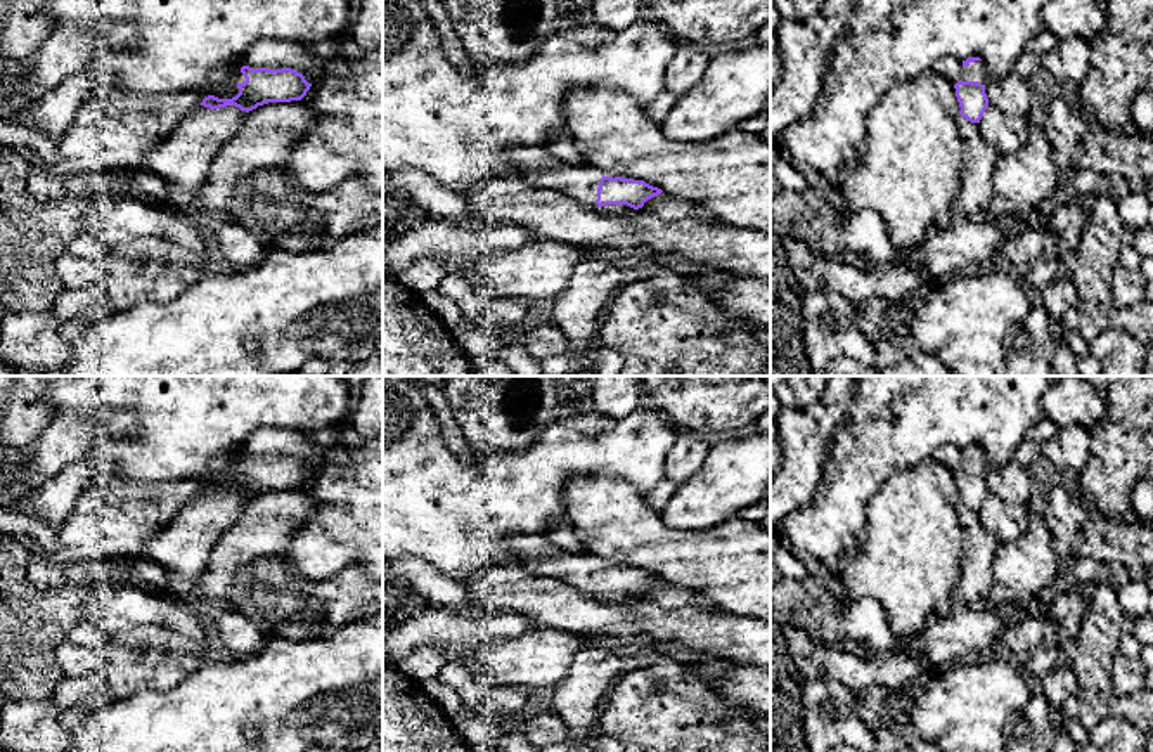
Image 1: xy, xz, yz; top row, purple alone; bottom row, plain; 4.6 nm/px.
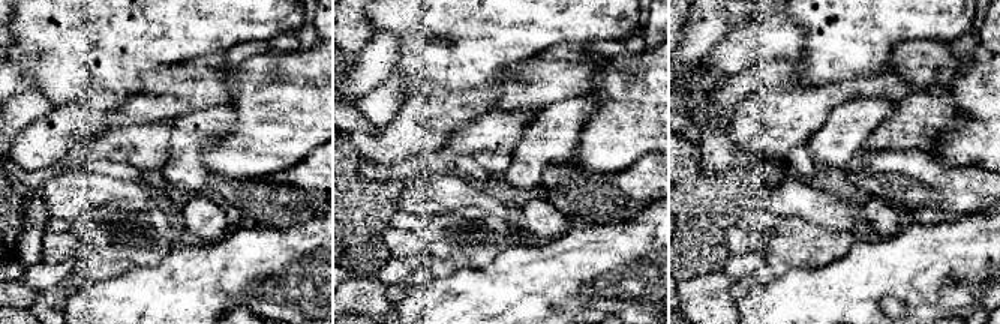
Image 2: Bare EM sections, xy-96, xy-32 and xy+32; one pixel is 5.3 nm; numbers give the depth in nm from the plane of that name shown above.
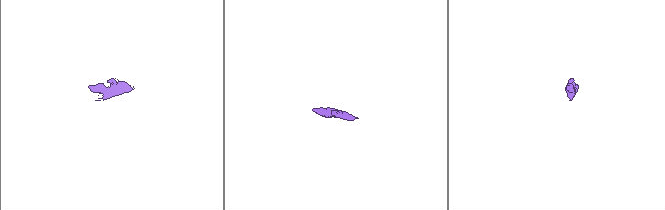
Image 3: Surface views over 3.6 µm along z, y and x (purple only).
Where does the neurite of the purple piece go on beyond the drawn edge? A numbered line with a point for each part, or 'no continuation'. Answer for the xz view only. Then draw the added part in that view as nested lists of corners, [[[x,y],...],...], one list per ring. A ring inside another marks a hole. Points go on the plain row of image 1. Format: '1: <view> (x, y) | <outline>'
1: xz (537, 551) | [[[511,534],[504,544],[518,565],[531,568],[540,577],[556,577],[585,594],[596,593],[602,567],[596,556],[563,551],[544,534]]]

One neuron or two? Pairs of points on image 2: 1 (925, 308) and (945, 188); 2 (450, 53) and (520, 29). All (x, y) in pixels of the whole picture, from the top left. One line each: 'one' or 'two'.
1: two
2: one

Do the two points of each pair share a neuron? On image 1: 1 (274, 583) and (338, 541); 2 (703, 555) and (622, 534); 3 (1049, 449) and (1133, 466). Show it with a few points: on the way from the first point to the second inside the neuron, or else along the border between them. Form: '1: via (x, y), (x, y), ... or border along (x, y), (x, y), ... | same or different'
1: border along (279, 555), (302, 577), (333, 577) | different
2: via (682, 555), (672, 555), (643, 541) | same
3: border along (1089, 430), (1091, 454) | different

